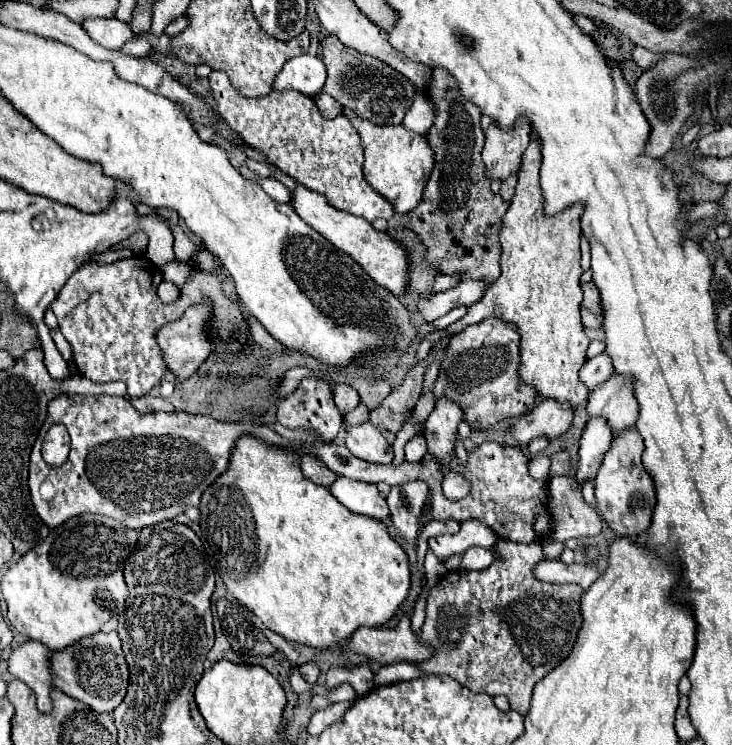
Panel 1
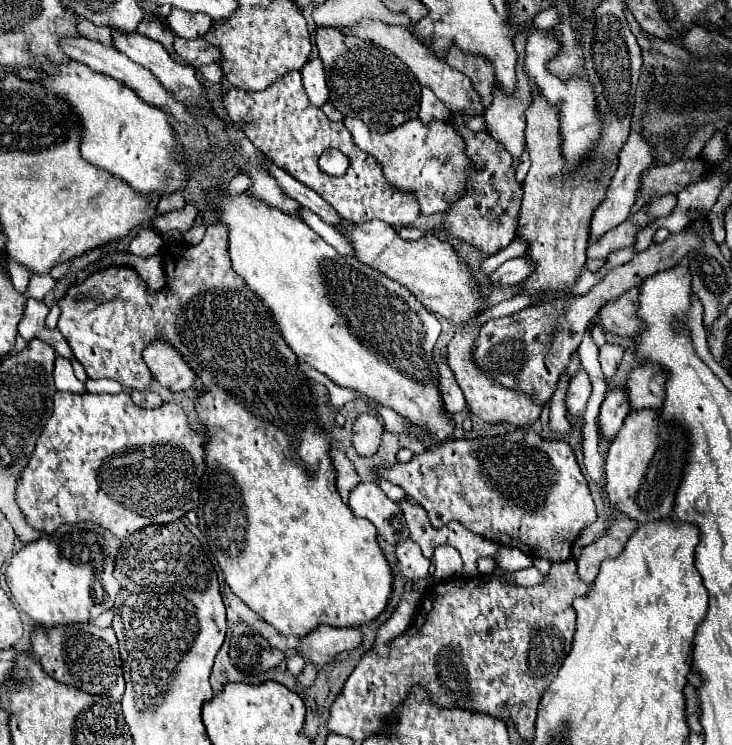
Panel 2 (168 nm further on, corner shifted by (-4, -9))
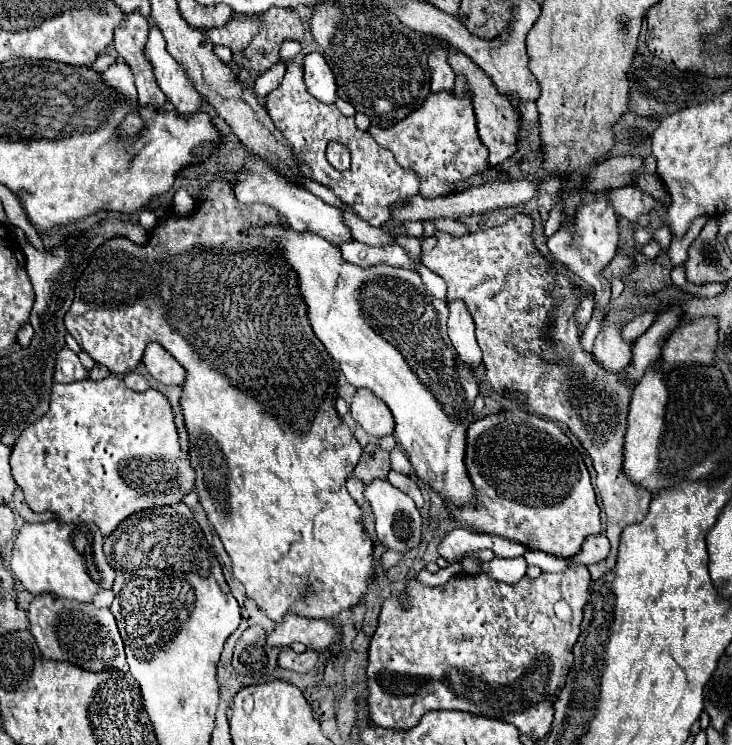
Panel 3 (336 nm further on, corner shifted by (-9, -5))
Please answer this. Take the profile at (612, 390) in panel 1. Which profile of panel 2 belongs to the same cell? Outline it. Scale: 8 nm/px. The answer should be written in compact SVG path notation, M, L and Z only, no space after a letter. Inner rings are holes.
M643 364L627 378L627 394L631 410L661 408L665 398L667 372L659 364Z

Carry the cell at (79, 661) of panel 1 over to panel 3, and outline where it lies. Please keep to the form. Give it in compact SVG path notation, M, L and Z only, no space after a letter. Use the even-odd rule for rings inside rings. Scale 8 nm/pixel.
M42 594L40 598L32 600L28 608L28 620L30 620L30 632L36 638L44 658L70 662L90 672L102 672L102 670L128 672L122 638L114 614L108 608L94 608L94 604L82 604L82 602L54 600L50 594Z

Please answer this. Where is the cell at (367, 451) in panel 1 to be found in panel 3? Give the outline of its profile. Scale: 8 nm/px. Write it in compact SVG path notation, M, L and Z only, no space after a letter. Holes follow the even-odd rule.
M358 390L352 404L350 414L358 426L362 426L370 436L382 438L394 432L394 420L384 406L384 402L378 402L378 398L370 390Z

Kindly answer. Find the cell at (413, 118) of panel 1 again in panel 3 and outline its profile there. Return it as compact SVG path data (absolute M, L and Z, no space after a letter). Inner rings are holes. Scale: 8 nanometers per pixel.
M430 54L428 62L430 62L430 72L432 72L432 92L452 92L454 74L444 54Z

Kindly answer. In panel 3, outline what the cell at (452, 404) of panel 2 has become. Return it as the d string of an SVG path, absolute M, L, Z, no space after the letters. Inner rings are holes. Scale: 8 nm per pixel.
M452 302L448 304L448 308L448 338L456 350L458 360L472 372L476 372L482 364L482 354L474 338L474 322L462 302Z

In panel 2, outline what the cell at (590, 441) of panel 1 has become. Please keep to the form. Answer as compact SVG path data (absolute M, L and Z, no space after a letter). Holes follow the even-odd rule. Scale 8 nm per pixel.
M615 386L613 390L607 392L601 412L599 412L599 426L601 426L601 436L605 440L613 440L619 428L623 426L623 418L629 414L629 402L627 402L627 392L625 386Z

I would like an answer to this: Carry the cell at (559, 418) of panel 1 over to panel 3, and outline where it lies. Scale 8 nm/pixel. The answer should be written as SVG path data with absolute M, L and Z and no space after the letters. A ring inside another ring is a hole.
M618 322L602 328L592 348L592 356L596 364L612 374L618 374L620 370L624 370L624 366L628 366L632 356L630 346L626 342L620 342L620 330L622 330L622 324Z

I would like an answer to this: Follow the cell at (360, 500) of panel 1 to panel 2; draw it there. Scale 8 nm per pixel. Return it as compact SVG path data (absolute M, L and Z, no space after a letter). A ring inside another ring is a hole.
M363 482L355 486L349 498L349 508L357 516L371 520L377 528L377 534L387 544L397 546L409 538L403 512L399 510L397 518L397 502L387 498L377 482Z

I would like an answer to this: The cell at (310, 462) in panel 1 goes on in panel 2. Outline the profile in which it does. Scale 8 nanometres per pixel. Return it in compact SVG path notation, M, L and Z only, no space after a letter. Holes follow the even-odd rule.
M331 450L331 458L333 458L333 466L337 468L337 490L341 498L347 502L349 492L359 484L359 474L355 472L353 464L349 462L343 450Z

